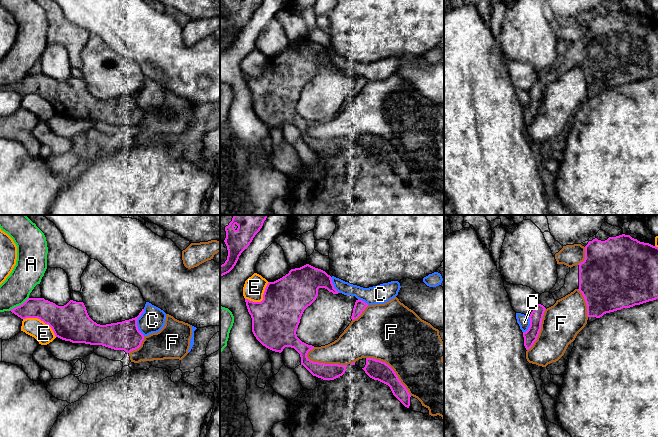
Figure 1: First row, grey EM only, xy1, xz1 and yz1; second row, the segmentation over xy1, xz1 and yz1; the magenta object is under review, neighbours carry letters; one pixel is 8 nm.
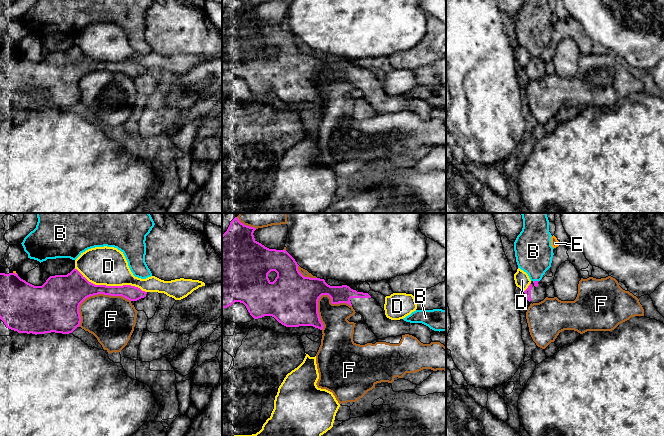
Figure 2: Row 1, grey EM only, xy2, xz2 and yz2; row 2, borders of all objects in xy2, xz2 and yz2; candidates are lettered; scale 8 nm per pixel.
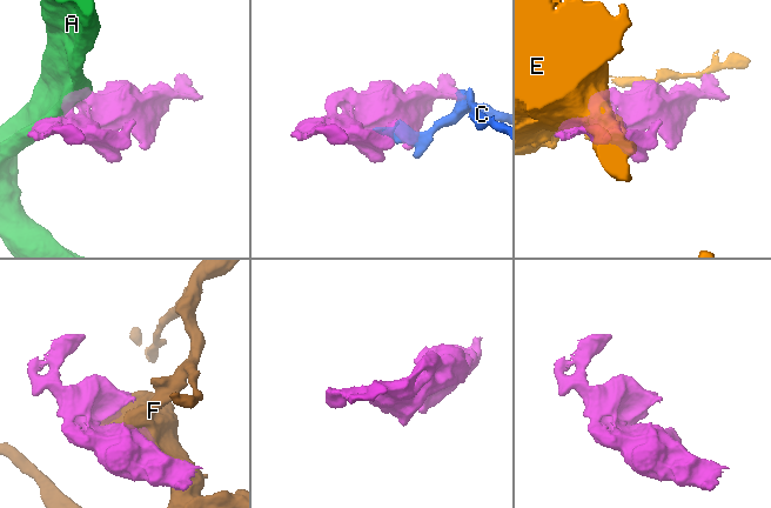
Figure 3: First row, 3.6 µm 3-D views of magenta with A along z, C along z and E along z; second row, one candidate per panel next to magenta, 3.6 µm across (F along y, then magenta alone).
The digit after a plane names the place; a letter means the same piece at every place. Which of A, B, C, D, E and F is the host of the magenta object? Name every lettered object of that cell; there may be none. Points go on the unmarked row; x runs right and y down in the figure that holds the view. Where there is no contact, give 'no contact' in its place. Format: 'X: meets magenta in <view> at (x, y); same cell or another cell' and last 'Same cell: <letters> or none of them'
A: meets magenta in xy1 at (18, 82); another cell
B: meets magenta in yz2 at (535, 57); another cell
C: meets magenta in xy1 at (136, 98); another cell
D: meets magenta in xy2 at (110, 62); another cell
E: meets magenta in xy1 at (41, 96); another cell
F: meets magenta in xy2 at (94, 70); another cell
Same cell: none of them

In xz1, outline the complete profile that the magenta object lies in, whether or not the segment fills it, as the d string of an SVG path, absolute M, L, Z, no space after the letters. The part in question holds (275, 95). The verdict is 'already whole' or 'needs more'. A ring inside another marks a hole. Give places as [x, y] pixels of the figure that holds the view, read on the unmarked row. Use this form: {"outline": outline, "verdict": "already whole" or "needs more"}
{"outline": "M306 40L269 58L261 78L248 75L245 78L252 94L252 108L263 122L279 129L285 123L294 124L300 130L301 141L313 152L334 156L345 149L347 141L311 137L307 130L314 122L302 118L296 110L301 92L316 76L319 64L325 64L333 70L339 69L330 51Z", "verdict": "already whole"}

